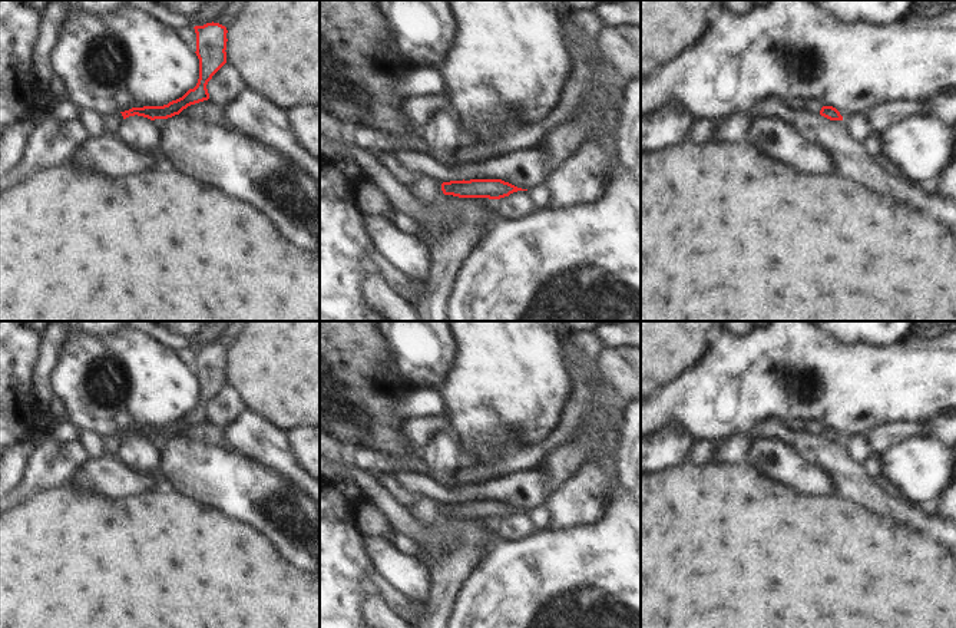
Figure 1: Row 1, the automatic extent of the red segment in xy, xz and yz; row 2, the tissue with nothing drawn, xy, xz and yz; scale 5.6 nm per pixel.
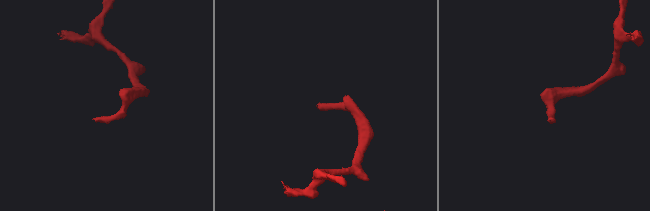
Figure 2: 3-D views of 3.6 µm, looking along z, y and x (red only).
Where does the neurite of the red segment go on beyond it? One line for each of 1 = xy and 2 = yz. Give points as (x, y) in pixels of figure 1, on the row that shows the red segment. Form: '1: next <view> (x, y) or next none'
1: next xy (111, 122)
2: next none

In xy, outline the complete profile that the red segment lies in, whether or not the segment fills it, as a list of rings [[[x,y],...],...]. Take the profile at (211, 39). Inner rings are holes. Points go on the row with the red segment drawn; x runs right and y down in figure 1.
[[[206,23],[195,26],[196,33],[196,56],[199,59],[199,79],[193,89],[189,89],[182,97],[163,106],[132,108],[125,112],[115,112],[102,116],[103,135],[113,135],[118,125],[129,116],[143,116],[150,120],[168,119],[179,115],[191,105],[209,99],[206,89],[212,76],[226,63],[226,27],[219,23]]]

